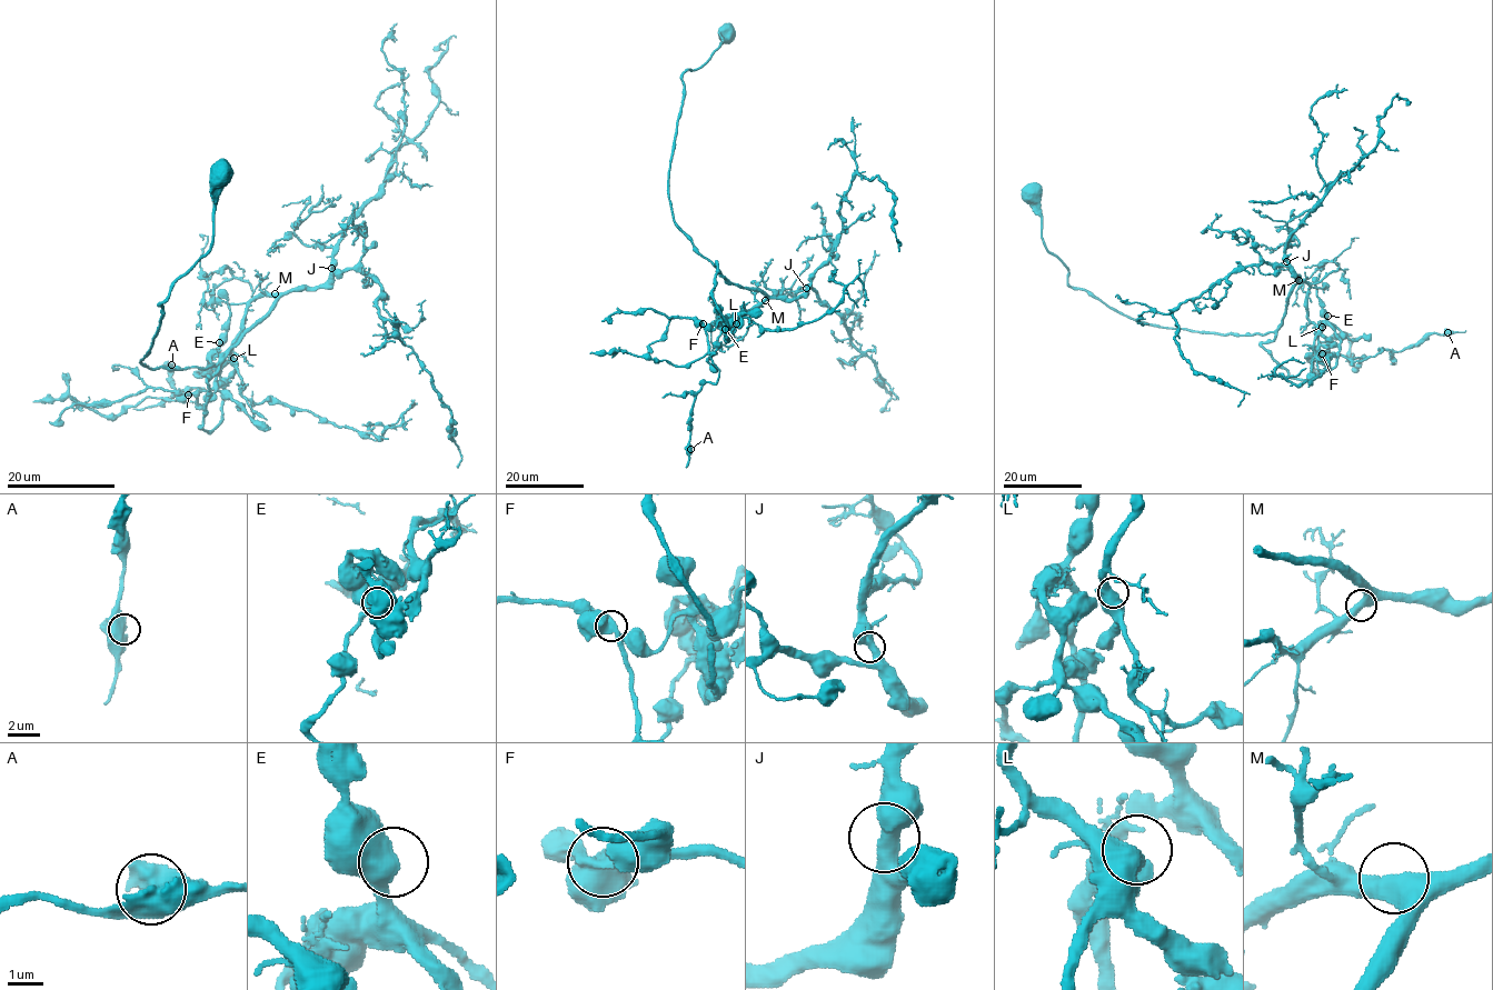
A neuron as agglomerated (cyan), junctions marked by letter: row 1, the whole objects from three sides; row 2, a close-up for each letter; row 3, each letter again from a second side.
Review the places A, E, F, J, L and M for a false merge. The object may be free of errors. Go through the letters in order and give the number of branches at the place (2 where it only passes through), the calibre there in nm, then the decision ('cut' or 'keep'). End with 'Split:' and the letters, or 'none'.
A: 2 | 550 nm | keep
E: 2 | 480 nm | keep
F: 2 | 550 nm | cut
J: 2 | 500 nm | keep
L: 2 | 550 nm | keep
M: 2 | 550 nm | keep
Split: F

